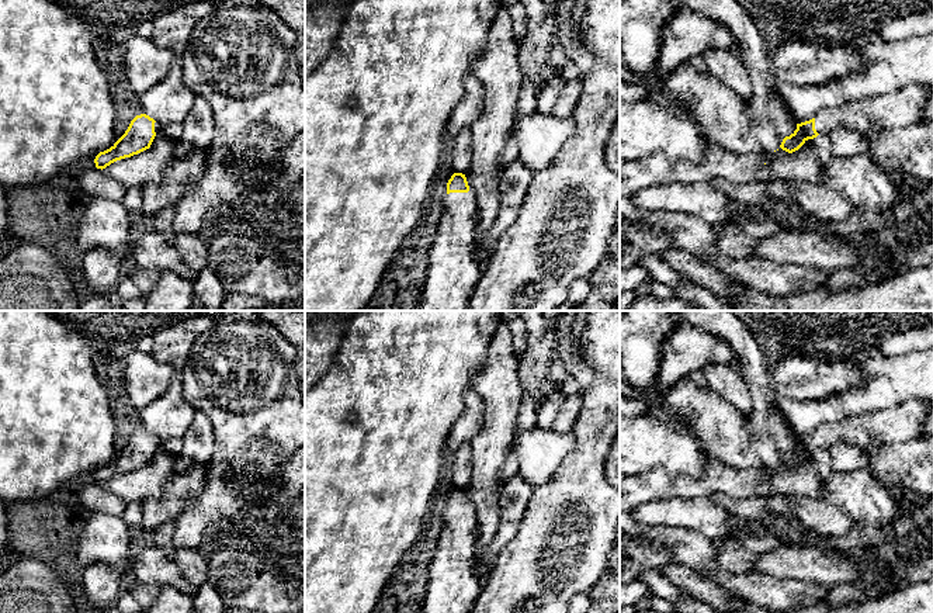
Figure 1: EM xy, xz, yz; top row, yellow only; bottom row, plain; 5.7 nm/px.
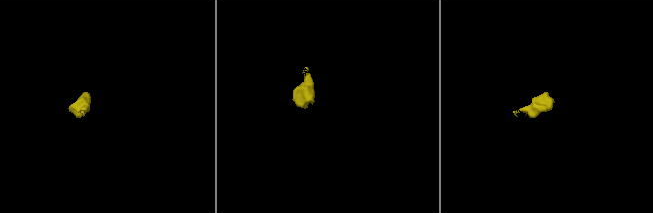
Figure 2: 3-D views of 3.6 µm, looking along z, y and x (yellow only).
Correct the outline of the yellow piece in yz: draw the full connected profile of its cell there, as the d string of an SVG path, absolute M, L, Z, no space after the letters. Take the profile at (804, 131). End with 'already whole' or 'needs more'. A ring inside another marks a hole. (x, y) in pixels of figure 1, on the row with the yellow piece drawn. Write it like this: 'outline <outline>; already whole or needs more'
outline M911 83L901 90L875 94L867 100L826 107L812 120L797 124L797 129L783 139L780 148L792 153L808 139L828 135L840 125L856 131L866 141L874 127L888 131L925 124L923 107L932 97L932 89Z; needs more

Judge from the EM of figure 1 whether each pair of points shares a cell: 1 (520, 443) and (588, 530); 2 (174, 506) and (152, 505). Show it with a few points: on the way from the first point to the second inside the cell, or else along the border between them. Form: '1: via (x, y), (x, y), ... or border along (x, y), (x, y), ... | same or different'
1: border along (569, 453), (544, 482), (534, 487) | different
2: via (169, 506), (158, 506) | same

